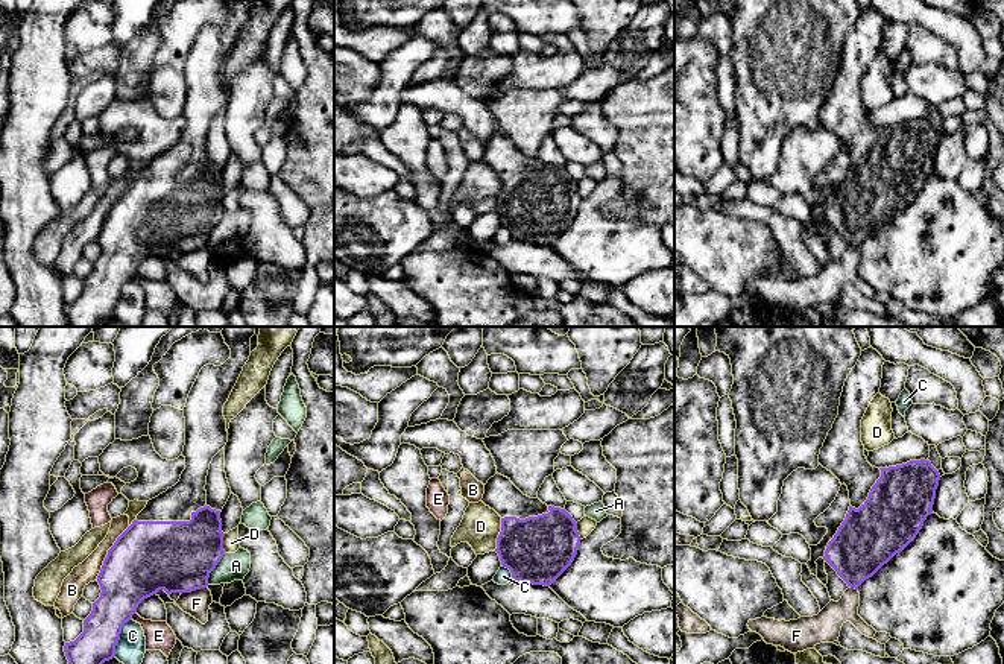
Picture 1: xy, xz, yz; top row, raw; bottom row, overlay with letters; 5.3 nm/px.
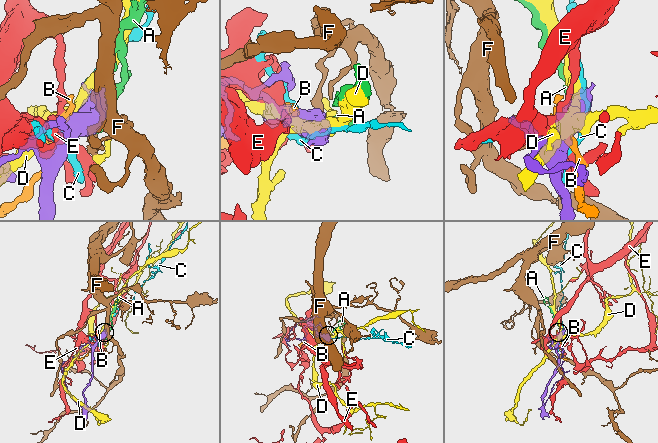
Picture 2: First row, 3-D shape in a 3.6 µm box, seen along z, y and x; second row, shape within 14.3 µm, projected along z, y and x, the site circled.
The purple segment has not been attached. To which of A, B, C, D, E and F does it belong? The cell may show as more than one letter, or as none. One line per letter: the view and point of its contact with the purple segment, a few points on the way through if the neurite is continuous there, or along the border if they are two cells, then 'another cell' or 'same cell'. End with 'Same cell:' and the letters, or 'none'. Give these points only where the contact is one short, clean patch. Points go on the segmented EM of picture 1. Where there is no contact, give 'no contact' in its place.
A: xy (214, 567) | along xy (225, 553), (210, 573), (207, 584) | another cell
B: xy (108, 553) | along xy (129, 526), (108, 550), (96, 579) | another cell
C: xy (119, 637) | another cell
D: xz (500, 534) | another cell
E: xy (132, 614) | another cell
F: xy (193, 590) | along xy (207, 585), (181, 594) | another cell
Same cell: none

